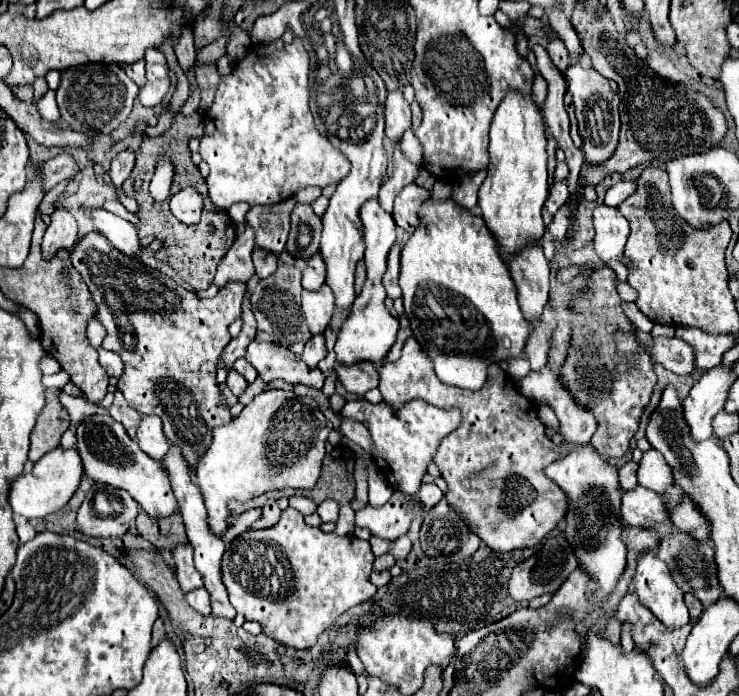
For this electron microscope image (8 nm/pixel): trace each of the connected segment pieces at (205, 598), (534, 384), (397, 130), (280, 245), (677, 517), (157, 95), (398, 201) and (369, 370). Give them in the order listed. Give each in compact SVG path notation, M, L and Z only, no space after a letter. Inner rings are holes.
M199 588L199 590L193 590L193 592L187 592L185 594L185 600L187 604L197 610L199 614L203 616L209 616L211 614L211 606L209 606L209 594L205 588Z
M545 366L541 372L529 372L525 378L521 378L521 380L517 382L517 386L519 386L519 392L521 392L525 398L537 398L537 402L539 402L539 400L547 400L547 402L549 402L549 406L553 408L553 412L557 414L557 418L559 418L559 422L561 422L561 434L563 434L563 438L565 438L569 444L573 444L573 446L587 446L587 444L589 444L593 432L597 430L597 422L595 422L593 414L591 414L587 408L581 408L581 406L573 400L573 396L571 396L571 394L567 392L567 388L561 384L557 372L551 372L549 366Z
M401 90L389 92L385 102L385 134L391 142L399 142L405 130L411 128L409 102L403 98Z
M289 198L273 206L253 206L245 222L255 230L255 244L273 254L281 254L289 234L289 216L297 200Z
M683 500L675 510L671 510L671 522L681 530L691 534L697 540L707 540L711 536L711 528L707 526L707 518L699 514L699 508L691 500Z
M147 49L144 59L147 64L147 84L139 90L139 102L145 108L155 108L171 88L169 66L165 56L156 49Z
M405 186L397 198L395 198L395 206L393 206L393 220L399 228L403 228L405 232L413 234L415 226L417 226L417 210L423 204L423 200L429 198L429 192L421 186Z
M357 362L353 366L337 366L337 378L347 392L363 396L367 390L379 386L379 372L371 362Z

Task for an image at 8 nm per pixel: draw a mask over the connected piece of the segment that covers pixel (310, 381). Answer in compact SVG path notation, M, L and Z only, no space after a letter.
M251 342L245 354L247 362L253 364L253 368L259 372L263 382L283 378L289 384L305 384L311 388L321 390L325 384L325 376L319 368L309 368L303 364L303 360L293 354L291 350L279 346L279 344L267 344L267 342Z

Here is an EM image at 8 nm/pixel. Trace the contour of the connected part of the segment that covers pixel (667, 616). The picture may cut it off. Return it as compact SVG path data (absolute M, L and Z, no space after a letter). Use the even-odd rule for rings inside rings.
M655 552L639 556L633 588L641 604L645 604L667 628L681 628L689 622L689 610L683 602L683 592L673 582L667 564L663 564Z

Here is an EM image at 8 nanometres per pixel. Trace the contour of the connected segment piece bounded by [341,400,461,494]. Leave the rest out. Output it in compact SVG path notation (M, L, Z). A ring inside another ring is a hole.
M355 400L355 402L347 402L341 414L353 420L367 422L371 440L375 442L375 450L371 452L375 466L381 470L381 474L393 488L399 488L407 494L419 492L423 476L427 474L427 466L433 462L439 442L449 432L453 432L461 422L459 408L443 410L423 400L405 402L401 408L387 406L385 402L371 404L367 400Z

